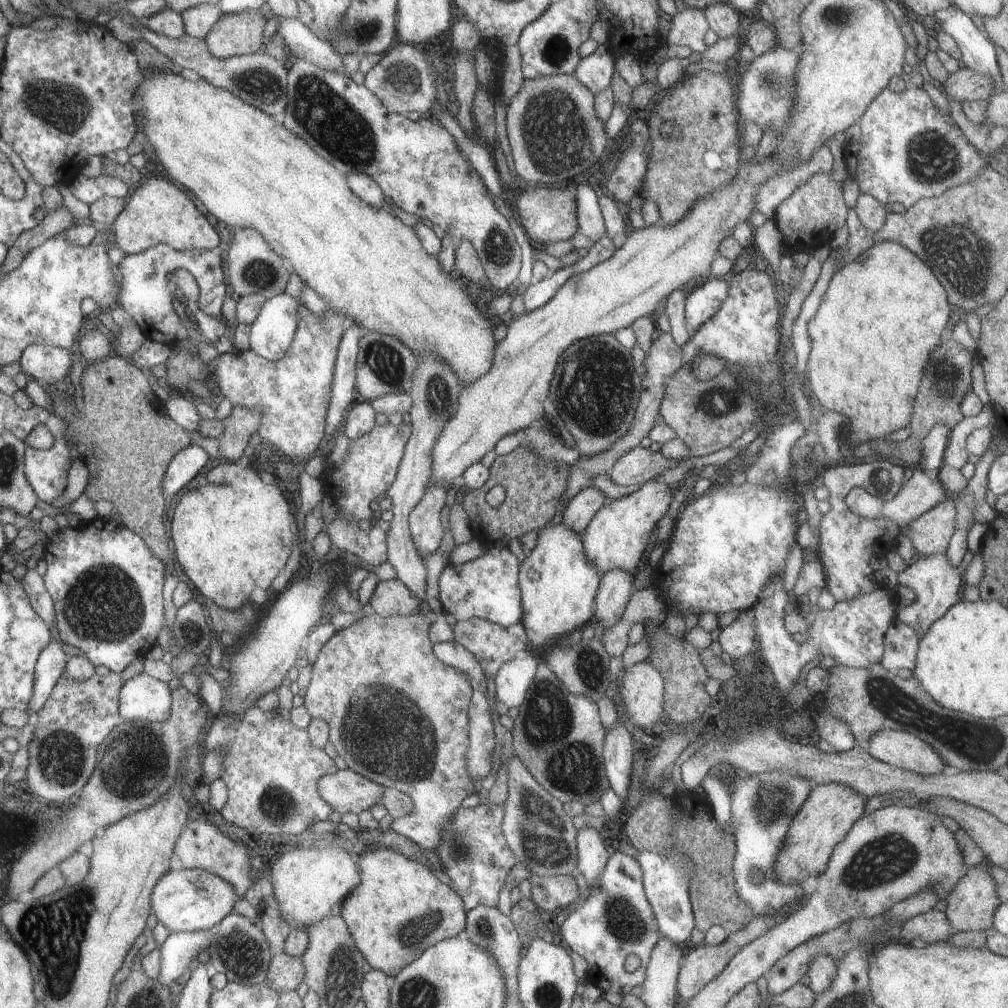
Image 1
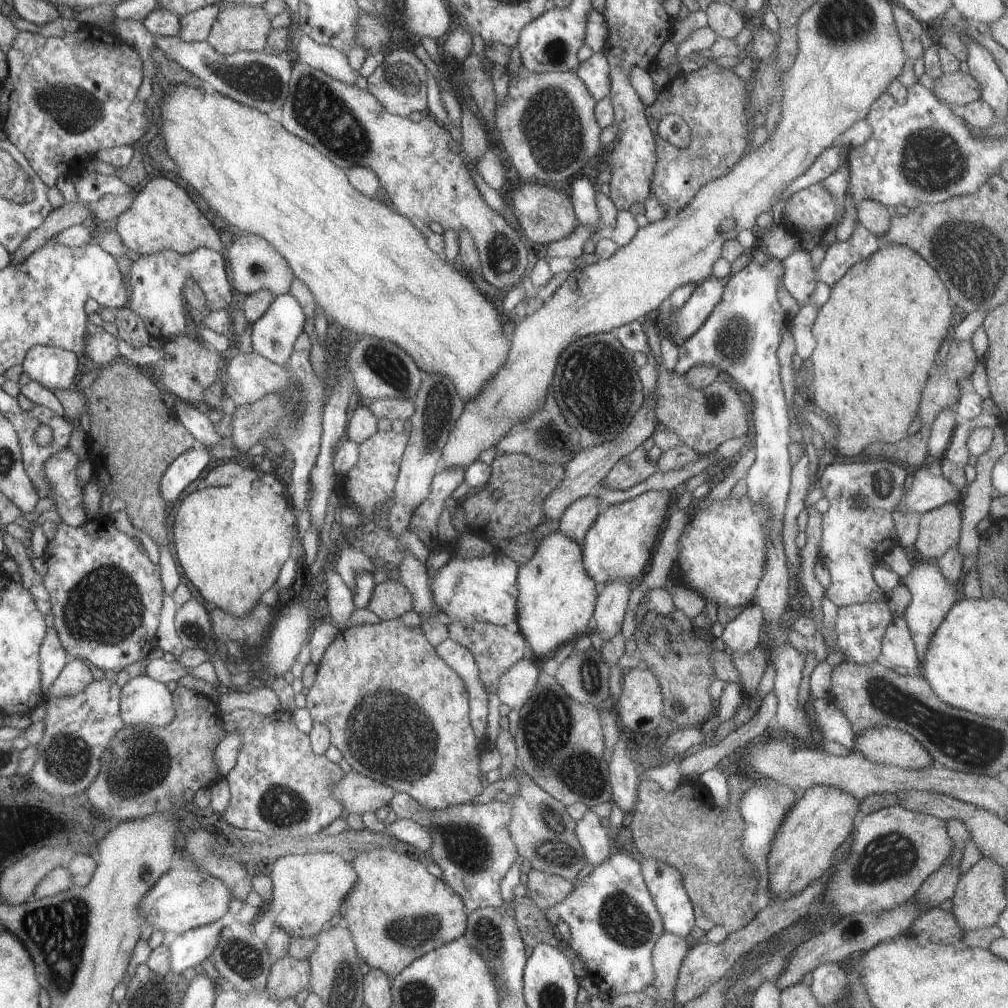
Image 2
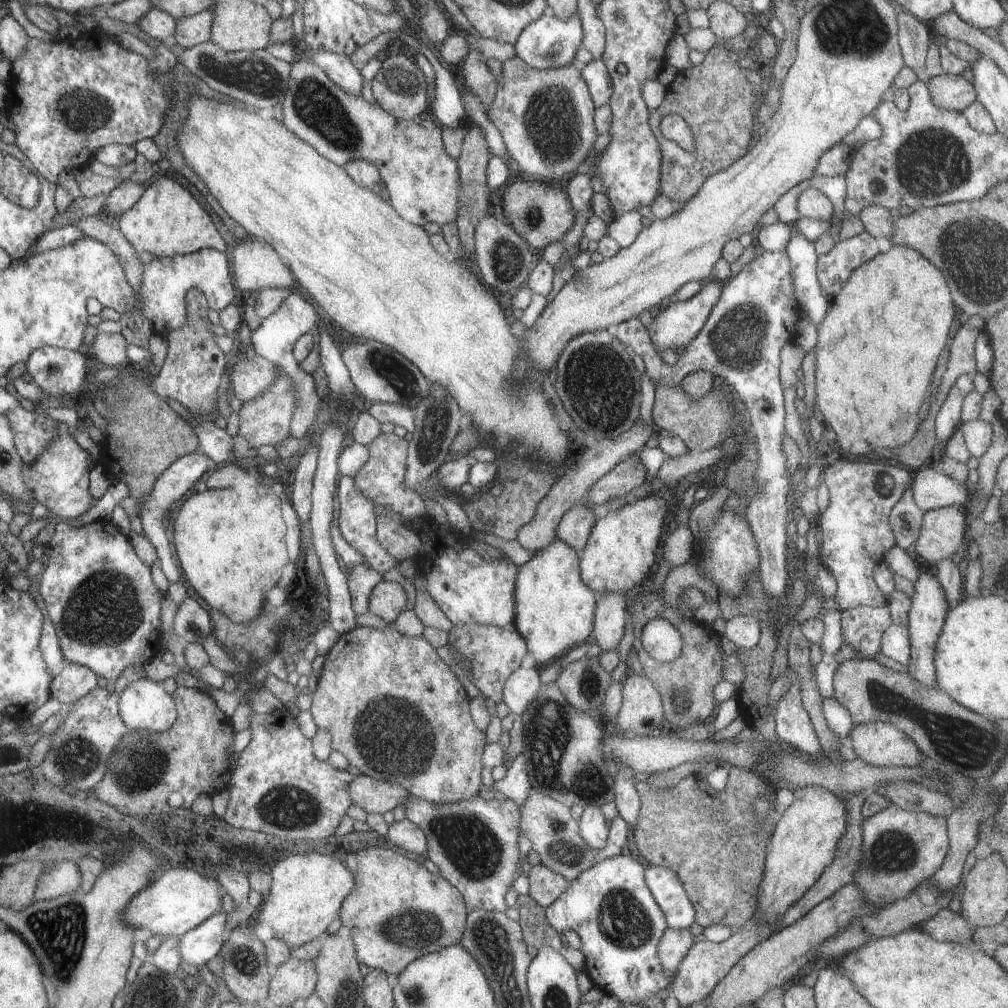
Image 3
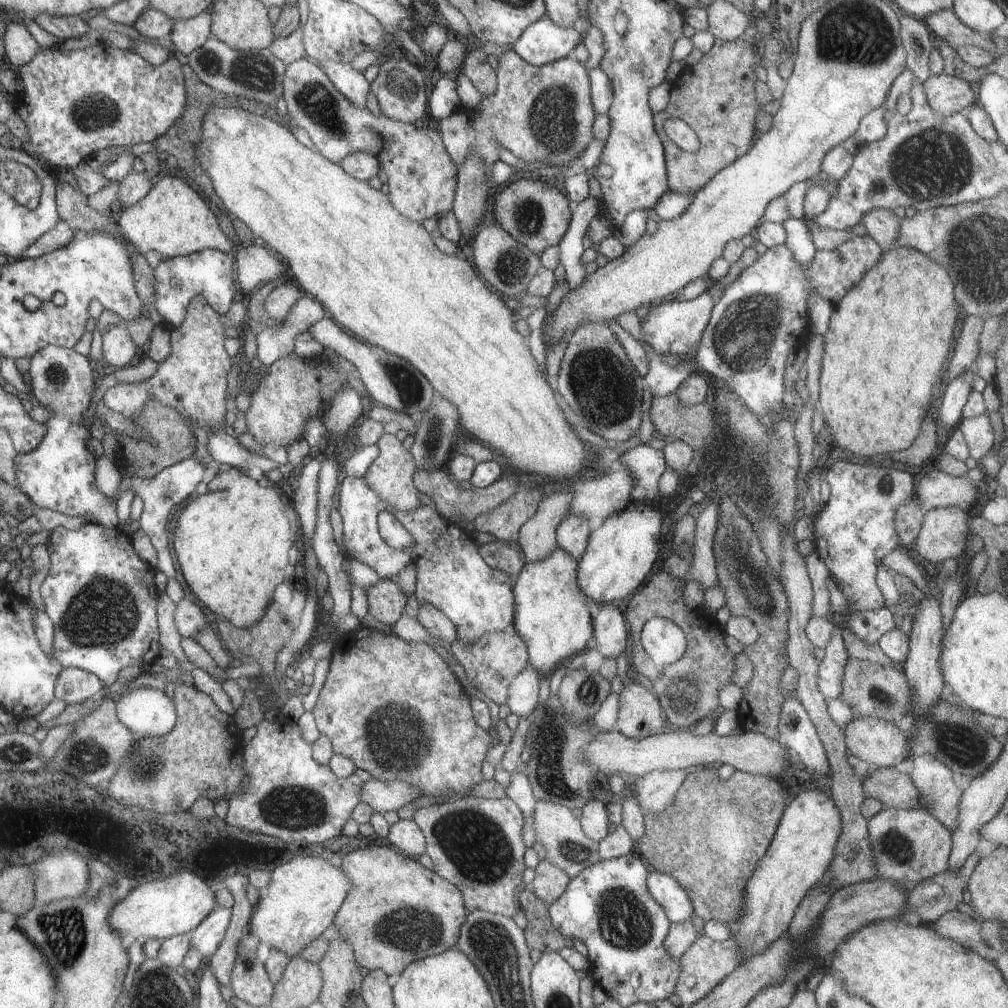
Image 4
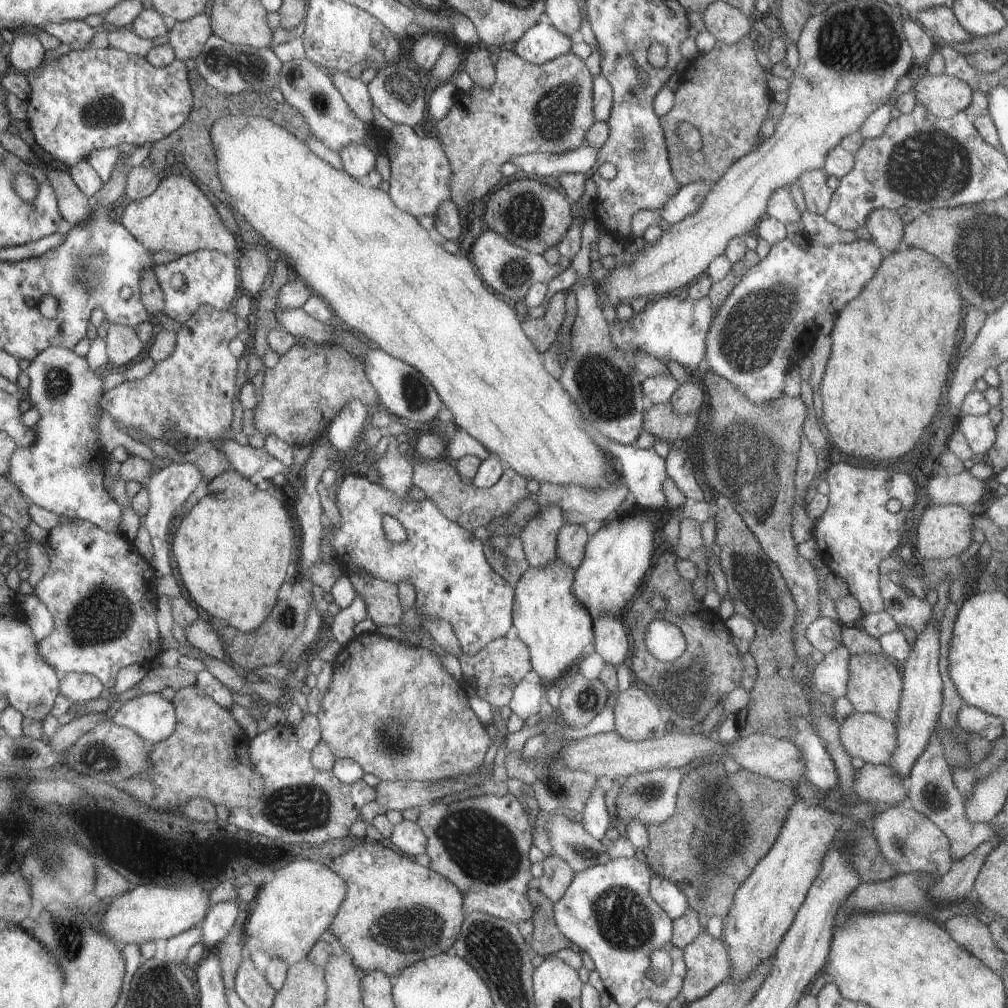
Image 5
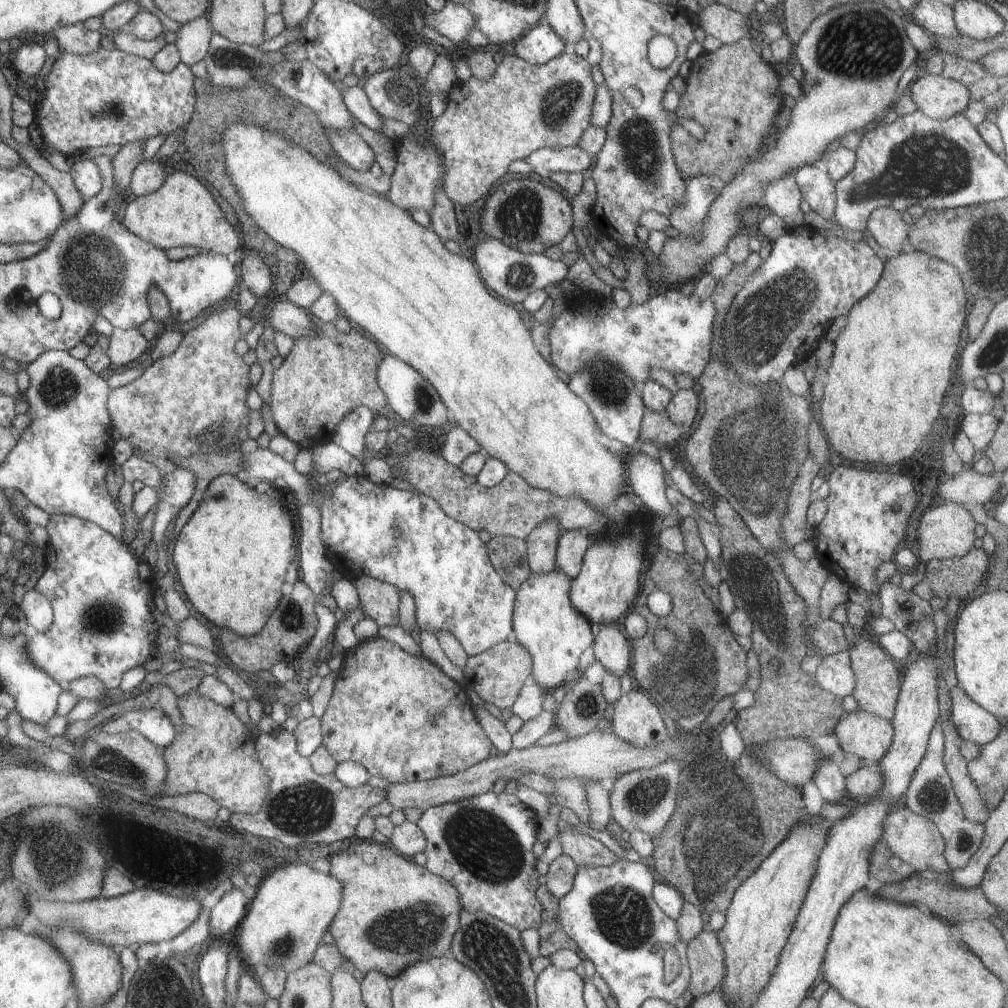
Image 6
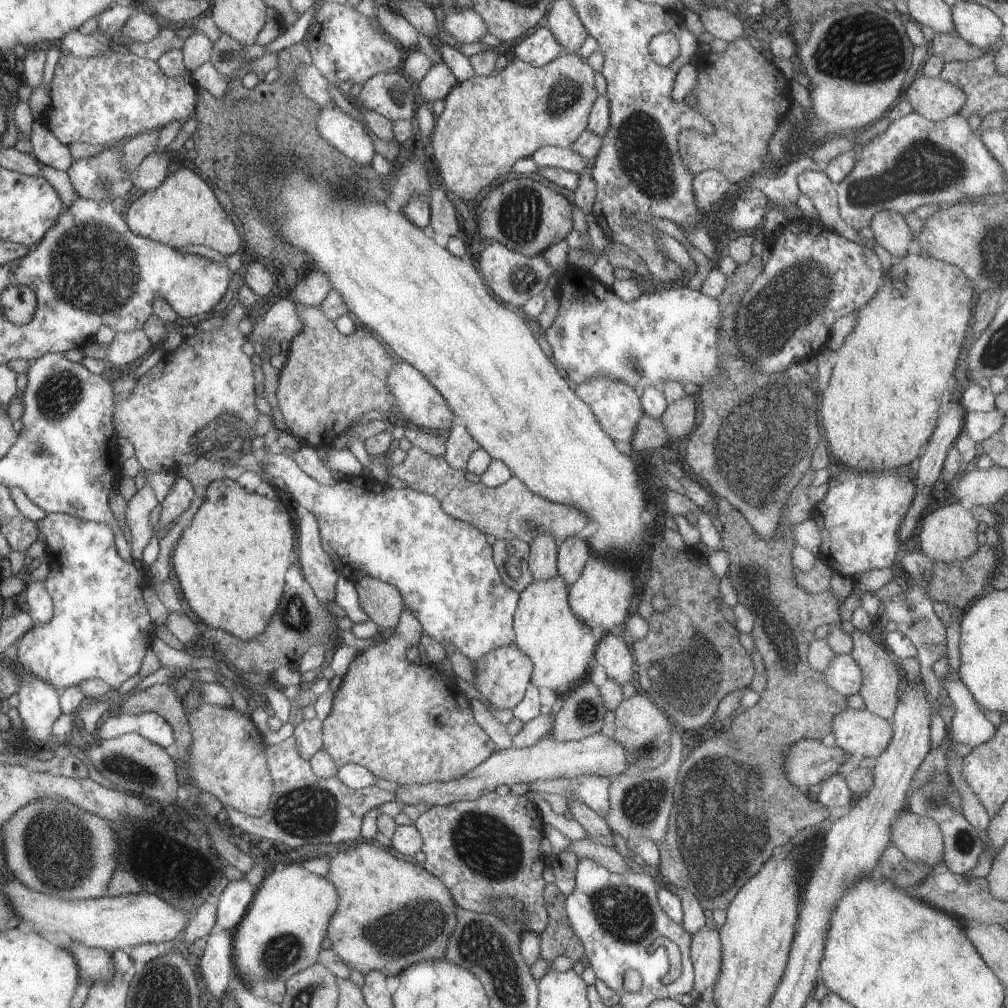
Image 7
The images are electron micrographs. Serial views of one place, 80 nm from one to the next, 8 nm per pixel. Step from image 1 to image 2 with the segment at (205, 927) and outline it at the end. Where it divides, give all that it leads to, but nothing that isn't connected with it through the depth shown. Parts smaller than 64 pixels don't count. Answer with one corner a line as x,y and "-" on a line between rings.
185,865
164,874
155,883
151,892
144,897
141,909
144,914
148,914
148,924
154,930
162,933
174,932
178,935
222,919
228,912
230,894
233,892
222,879
214,878
207,872

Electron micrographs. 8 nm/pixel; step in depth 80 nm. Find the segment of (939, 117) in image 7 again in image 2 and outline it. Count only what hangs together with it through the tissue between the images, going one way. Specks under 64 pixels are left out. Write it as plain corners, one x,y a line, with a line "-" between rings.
944,73
934,82
933,94
953,109
962,109
981,99
982,86
970,74

